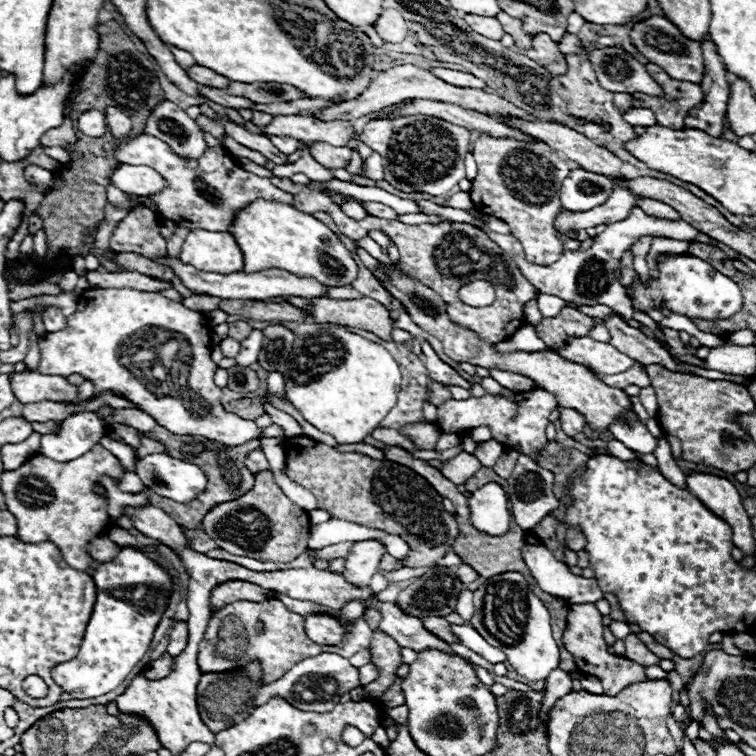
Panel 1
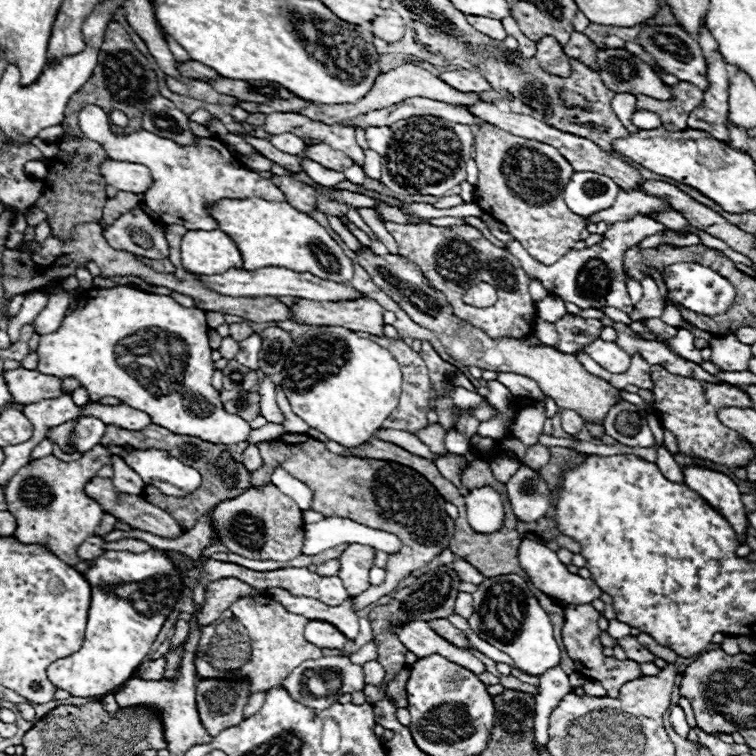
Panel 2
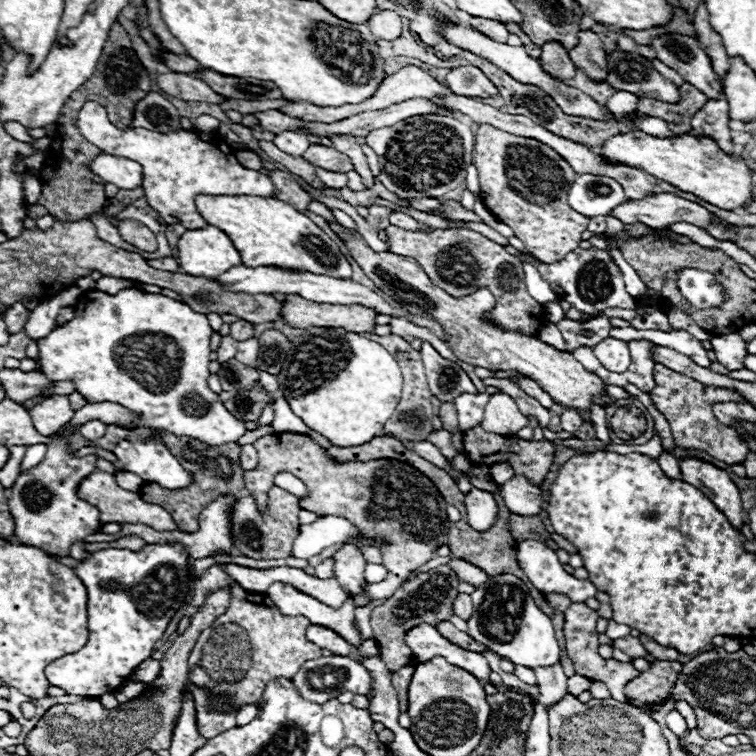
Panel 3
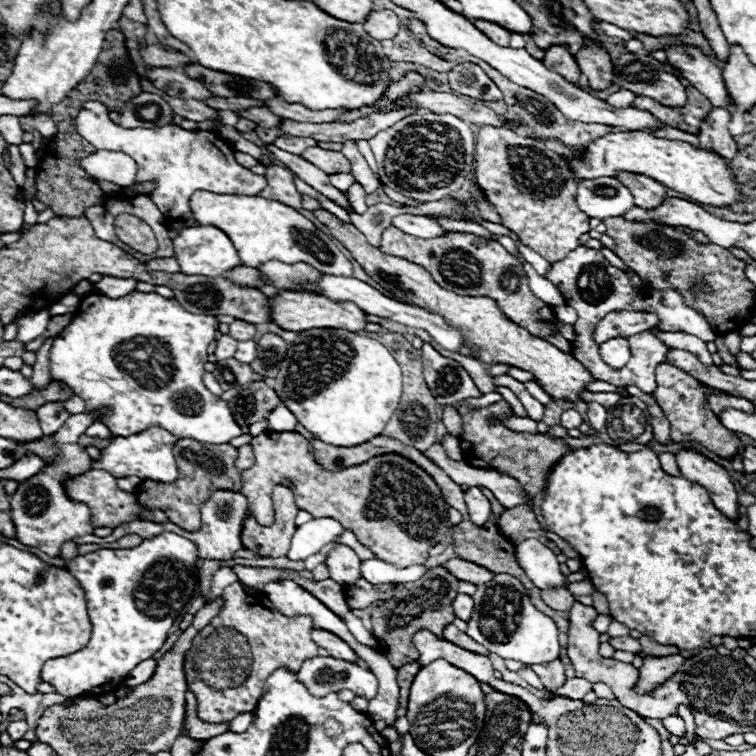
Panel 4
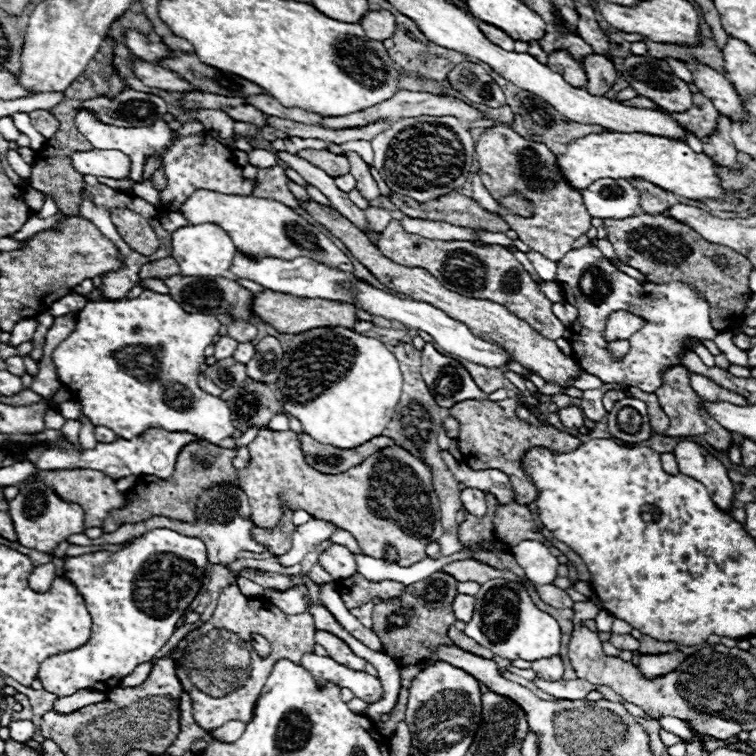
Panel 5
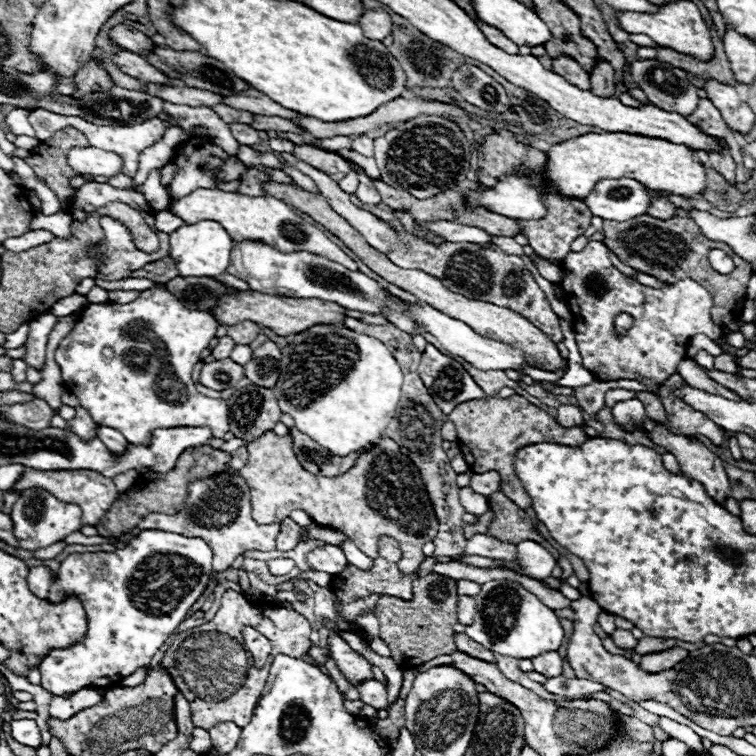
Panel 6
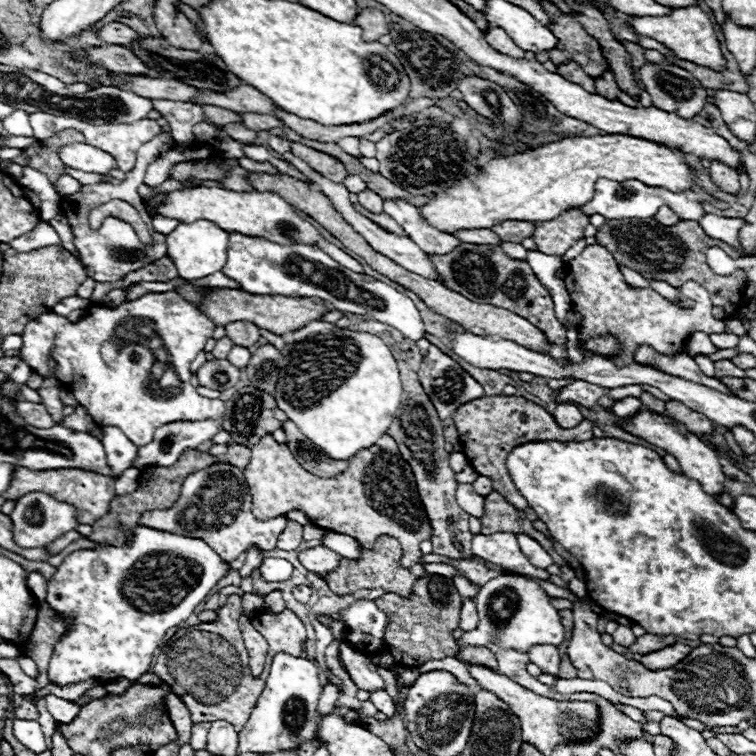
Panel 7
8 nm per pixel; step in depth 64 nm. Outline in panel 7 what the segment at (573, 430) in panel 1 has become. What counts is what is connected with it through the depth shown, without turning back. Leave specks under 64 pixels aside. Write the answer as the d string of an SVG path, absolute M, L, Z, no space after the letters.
M558 404L552 416L554 420L558 420L558 424L562 424L562 428L574 428L574 424L580 424L584 420L578 406L574 404Z

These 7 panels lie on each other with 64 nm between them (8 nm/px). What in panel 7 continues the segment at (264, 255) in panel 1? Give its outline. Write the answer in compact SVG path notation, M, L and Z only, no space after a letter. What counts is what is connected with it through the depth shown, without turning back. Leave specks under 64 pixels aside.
M186 188L186 190L172 190L166 194L166 200L158 206L158 214L176 218L180 222L196 222L196 220L210 220L218 224L226 232L238 232L244 236L262 236L266 240L274 240L276 244L308 244L316 246L322 252L326 252L332 260L338 260L338 264L362 272L362 266L342 252L338 246L328 242L312 224L302 220L296 210L284 202L280 196L270 192L234 192L234 190L222 190L222 188Z

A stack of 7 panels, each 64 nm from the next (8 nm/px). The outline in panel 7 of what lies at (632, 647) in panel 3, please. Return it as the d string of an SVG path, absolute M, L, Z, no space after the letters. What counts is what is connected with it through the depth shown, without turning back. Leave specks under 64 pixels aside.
M618 626L618 630L612 634L612 638L614 638L614 644L620 644L624 648L628 648L636 642L636 636L632 634L632 630L628 626Z

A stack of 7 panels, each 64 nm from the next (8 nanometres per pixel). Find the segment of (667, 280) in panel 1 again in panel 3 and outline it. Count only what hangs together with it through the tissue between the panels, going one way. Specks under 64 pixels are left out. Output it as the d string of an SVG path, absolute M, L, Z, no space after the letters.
M680 268L676 274L676 284L682 298L698 310L718 308L724 302L724 286L712 272L698 268Z

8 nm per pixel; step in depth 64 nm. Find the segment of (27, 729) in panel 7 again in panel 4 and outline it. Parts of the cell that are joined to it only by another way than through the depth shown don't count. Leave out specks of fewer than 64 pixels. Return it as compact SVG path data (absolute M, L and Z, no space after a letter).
M18 720L18 722L10 722L8 724L8 734L12 740L22 740L22 736L26 734L28 730L28 724L24 720Z

